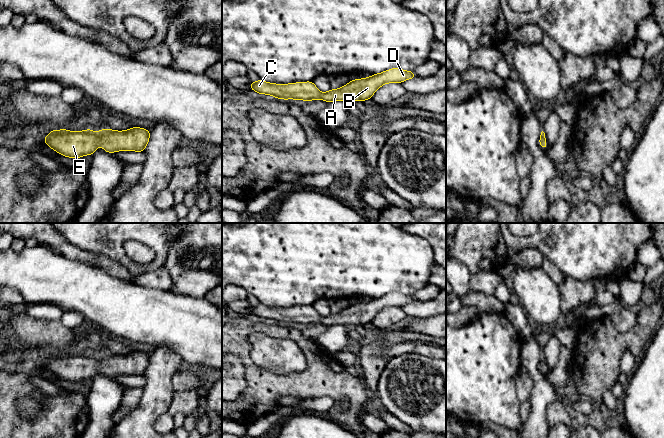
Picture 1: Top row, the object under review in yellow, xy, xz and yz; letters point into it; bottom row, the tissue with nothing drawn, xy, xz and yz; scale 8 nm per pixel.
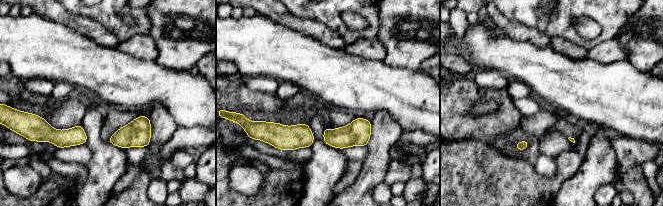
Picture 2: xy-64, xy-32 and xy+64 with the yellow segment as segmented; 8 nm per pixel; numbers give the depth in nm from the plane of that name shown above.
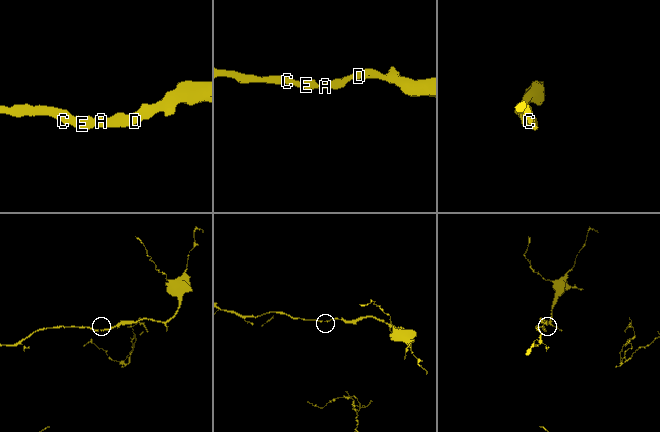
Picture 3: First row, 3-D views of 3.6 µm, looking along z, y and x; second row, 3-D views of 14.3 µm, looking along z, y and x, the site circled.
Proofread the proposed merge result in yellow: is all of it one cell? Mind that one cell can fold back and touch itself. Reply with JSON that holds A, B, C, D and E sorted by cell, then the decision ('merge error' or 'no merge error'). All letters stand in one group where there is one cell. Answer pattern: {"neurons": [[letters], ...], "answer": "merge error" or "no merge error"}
{"neurons": [["A", "B", "C", "D", "E"]], "answer": "no merge error"}

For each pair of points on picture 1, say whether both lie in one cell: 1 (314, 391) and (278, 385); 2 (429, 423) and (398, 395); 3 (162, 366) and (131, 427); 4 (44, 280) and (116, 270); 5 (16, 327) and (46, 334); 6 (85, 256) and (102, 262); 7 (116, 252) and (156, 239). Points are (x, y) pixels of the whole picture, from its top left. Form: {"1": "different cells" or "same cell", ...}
{"1": "same cell", "2": "same cell", "3": "same cell", "4": "different cells", "5": "same cell", "6": "same cell", "7": "same cell"}

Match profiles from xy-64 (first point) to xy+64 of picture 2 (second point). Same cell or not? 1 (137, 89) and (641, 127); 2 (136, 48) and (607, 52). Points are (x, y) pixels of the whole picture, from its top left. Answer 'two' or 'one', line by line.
1: one
2: one

